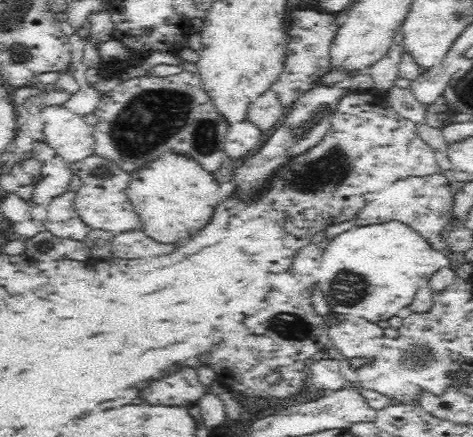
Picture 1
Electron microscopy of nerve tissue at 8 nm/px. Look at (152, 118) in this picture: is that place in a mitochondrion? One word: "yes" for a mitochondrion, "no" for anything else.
yes

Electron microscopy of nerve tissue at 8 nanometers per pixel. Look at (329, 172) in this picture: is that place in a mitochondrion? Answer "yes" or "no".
yes

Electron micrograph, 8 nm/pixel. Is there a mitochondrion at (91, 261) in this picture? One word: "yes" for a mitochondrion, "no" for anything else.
no

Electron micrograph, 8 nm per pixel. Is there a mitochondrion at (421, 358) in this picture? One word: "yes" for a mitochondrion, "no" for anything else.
yes

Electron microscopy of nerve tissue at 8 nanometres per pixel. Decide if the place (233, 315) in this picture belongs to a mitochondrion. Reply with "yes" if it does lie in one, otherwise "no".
no

